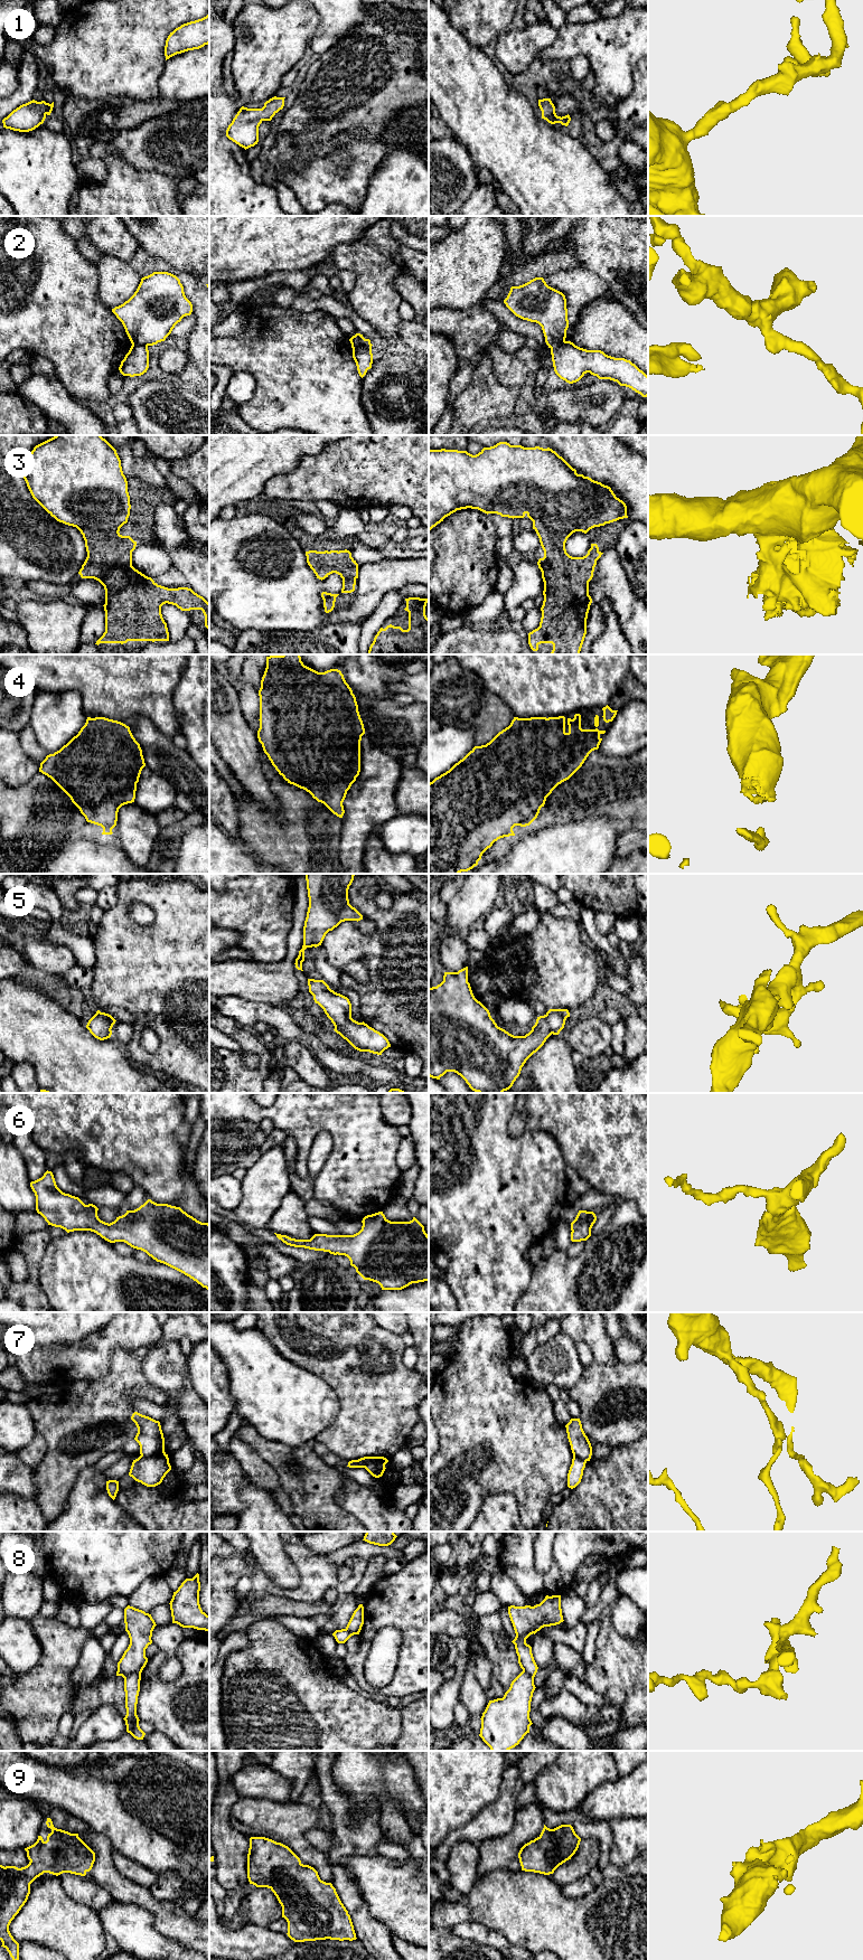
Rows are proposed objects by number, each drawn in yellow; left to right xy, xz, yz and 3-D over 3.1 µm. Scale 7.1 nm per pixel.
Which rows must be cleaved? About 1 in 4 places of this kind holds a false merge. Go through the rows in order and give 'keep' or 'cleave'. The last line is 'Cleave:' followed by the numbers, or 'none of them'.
1: keep
2: cleave
3: keep
4: keep
5: keep
6: keep
7: cleave
8: cleave
9: keep
Cleave: 2, 7, 8

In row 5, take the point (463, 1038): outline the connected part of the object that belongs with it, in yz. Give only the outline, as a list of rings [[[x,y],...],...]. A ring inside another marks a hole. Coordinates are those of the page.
[[[468,967],[458,972],[444,972],[443,981],[429,988],[429,1076],[440,1080],[447,1072],[460,1075],[469,1087],[478,1093],[503,1093],[509,1090],[519,1076],[526,1061],[536,1053],[553,1034],[564,1028],[567,1009],[550,1009],[536,1019],[532,1030],[525,1036],[514,1036],[497,1026],[489,1010],[478,1001],[468,982]]]

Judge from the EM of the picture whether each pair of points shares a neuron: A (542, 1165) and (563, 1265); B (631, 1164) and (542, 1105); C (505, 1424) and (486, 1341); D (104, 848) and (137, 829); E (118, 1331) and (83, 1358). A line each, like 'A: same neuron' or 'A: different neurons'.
A: different neurons
B: same neuron
C: same neuron
D: different neurons
E: same neuron

